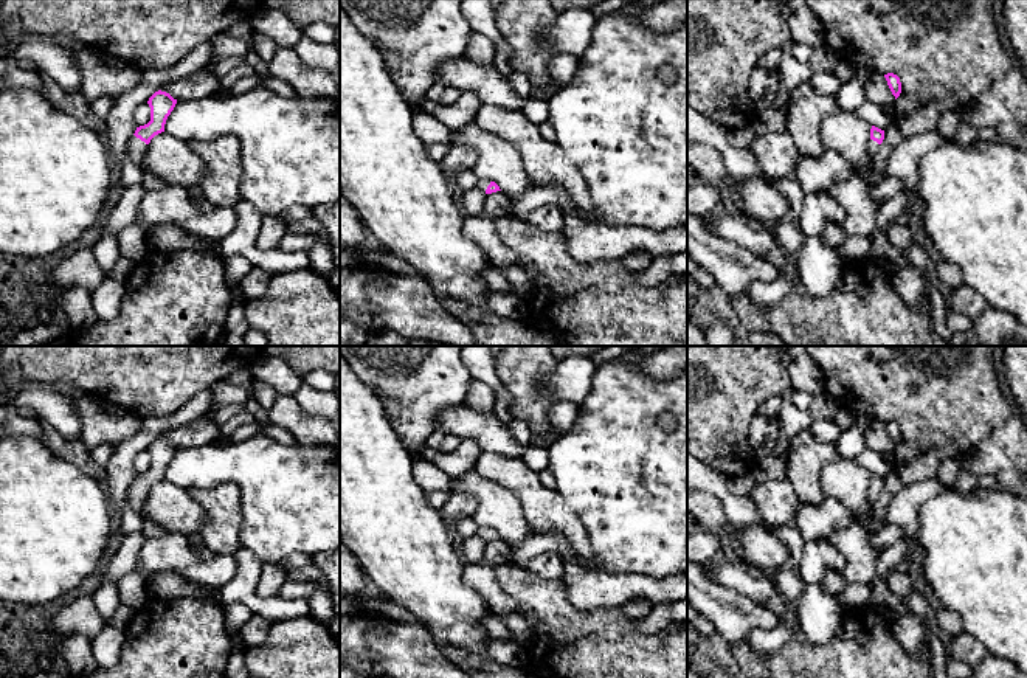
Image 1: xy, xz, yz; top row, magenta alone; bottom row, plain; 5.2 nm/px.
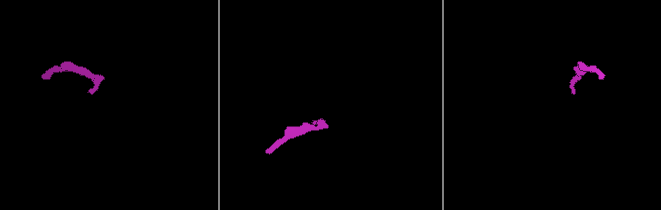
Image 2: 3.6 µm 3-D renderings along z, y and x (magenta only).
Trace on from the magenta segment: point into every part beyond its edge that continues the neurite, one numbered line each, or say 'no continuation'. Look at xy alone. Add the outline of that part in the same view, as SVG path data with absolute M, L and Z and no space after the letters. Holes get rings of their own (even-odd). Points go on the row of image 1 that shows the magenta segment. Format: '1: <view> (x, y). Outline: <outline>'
1: xy (135, 148). Outline: M135 135L127 143L127 154L133 163L141 164L147 144Z

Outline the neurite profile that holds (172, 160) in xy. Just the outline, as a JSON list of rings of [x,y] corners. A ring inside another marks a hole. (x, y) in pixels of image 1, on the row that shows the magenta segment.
[[[166,132],[155,135],[144,152],[146,168],[164,180],[188,191],[195,191],[205,163],[195,155],[189,143]]]

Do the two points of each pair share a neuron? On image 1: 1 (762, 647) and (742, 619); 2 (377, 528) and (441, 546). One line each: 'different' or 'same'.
1: different
2: same

